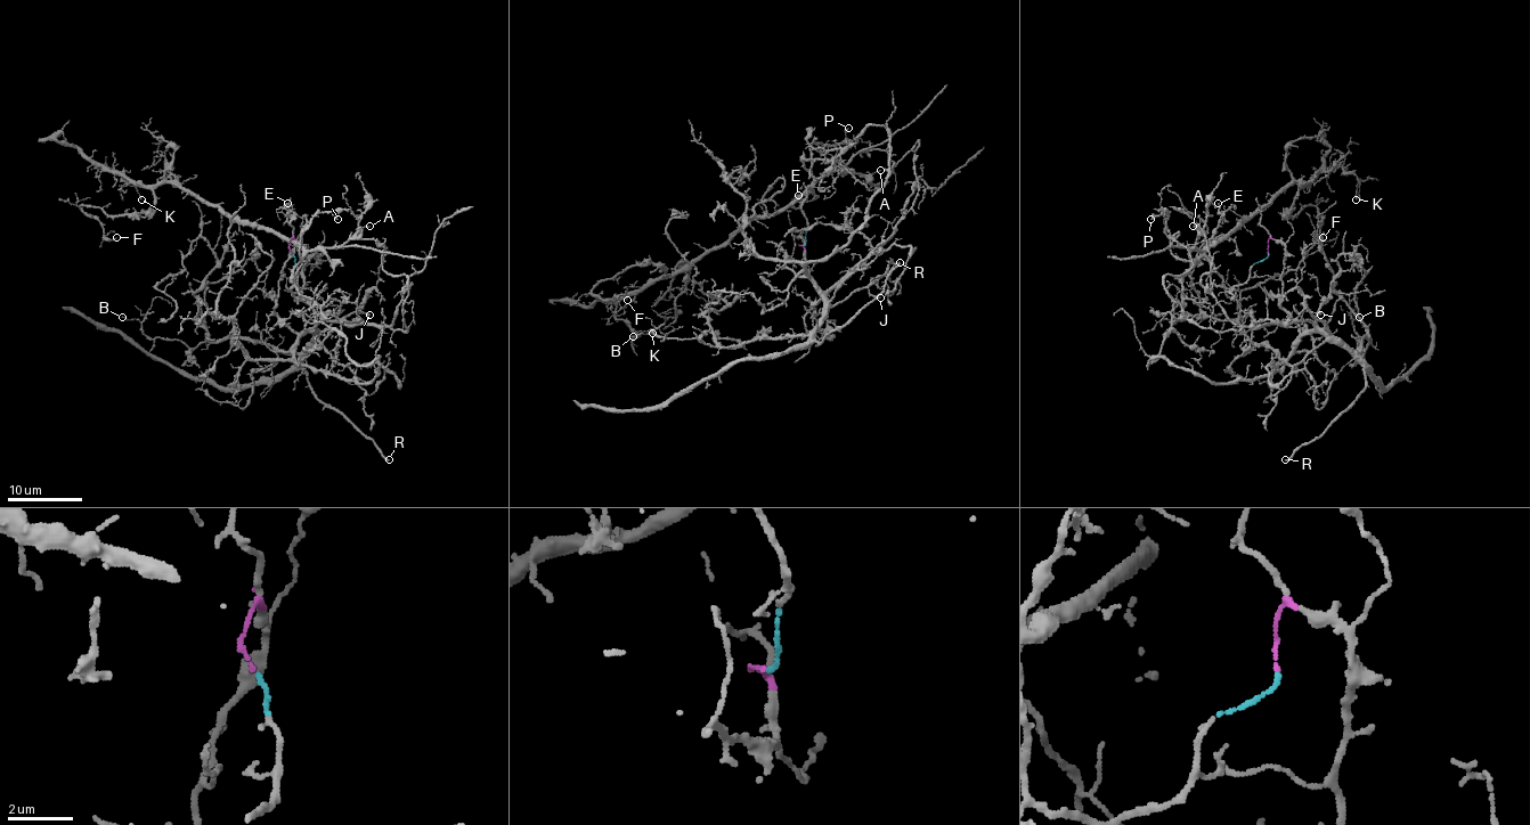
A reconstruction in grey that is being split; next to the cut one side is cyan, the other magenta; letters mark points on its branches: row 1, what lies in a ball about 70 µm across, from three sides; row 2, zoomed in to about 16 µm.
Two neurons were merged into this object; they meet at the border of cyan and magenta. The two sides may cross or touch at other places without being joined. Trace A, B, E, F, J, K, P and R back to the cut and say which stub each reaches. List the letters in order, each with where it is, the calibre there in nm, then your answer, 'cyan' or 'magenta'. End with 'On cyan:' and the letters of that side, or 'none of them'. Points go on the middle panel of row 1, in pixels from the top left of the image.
A: place (880, 170); calibre 90 nm; cyan
B: place (633, 336); calibre 100 nm; magenta
E: place (798, 195); calibre 140 nm; cyan
F: place (627, 300); calibre 110 nm; cyan
J: place (880, 297); calibre 120 nm; magenta
K: place (652, 333); calibre 120 nm; cyan
P: place (848, 128); calibre 180 nm; cyan
R: place (900, 262); calibre 240 nm; magenta
On cyan: A, E, F, K, P

